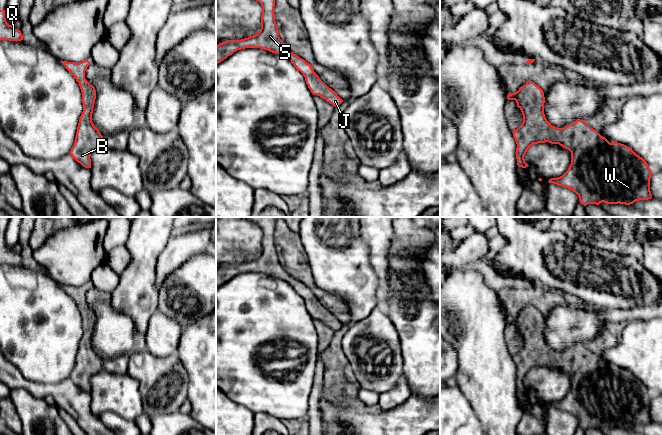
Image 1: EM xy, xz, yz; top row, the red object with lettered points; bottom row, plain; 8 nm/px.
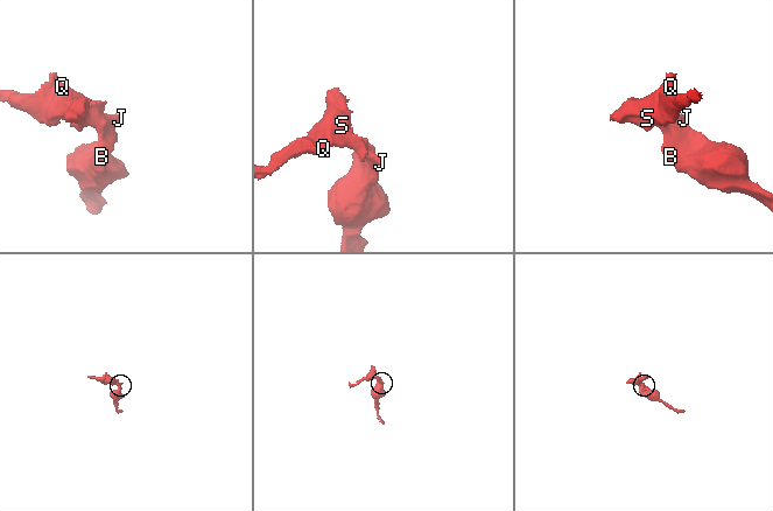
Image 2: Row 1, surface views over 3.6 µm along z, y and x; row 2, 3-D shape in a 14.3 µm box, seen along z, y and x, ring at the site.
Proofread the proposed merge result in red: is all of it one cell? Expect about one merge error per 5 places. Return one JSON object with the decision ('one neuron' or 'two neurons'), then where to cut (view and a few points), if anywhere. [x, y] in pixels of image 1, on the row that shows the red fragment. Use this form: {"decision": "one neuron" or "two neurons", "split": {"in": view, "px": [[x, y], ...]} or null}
{"decision": "one neuron", "split": null}

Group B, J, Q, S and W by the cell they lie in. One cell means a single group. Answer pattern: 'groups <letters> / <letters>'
groups B J Q S W

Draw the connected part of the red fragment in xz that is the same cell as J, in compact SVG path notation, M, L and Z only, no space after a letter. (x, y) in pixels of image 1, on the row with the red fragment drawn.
M256 0L262 6L261 29L248 38L227 40L216 46L216 65L237 50L260 48L286 57L305 77L306 84L313 95L320 96L333 106L339 106L343 100L329 88L314 72L311 64L291 52L279 37L275 21L275 0Z

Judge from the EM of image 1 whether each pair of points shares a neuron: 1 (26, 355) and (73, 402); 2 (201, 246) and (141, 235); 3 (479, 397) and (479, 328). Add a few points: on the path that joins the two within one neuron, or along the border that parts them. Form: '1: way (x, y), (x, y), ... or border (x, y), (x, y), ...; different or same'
1: border (68, 377), (55, 383), (31, 381); different
2: border (172, 234), (158, 256), (157, 261); different
3: way (479, 380), (479, 345); same

